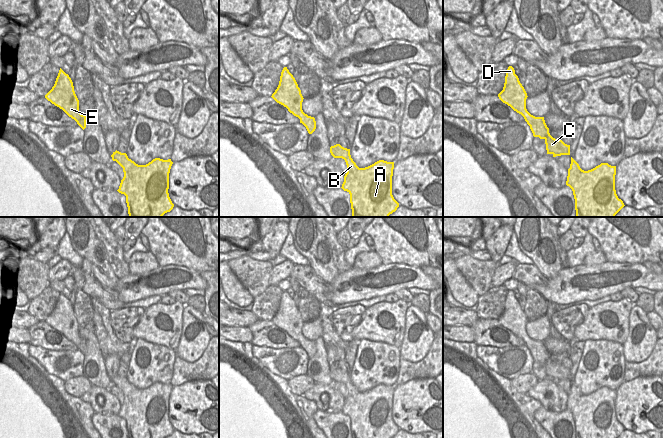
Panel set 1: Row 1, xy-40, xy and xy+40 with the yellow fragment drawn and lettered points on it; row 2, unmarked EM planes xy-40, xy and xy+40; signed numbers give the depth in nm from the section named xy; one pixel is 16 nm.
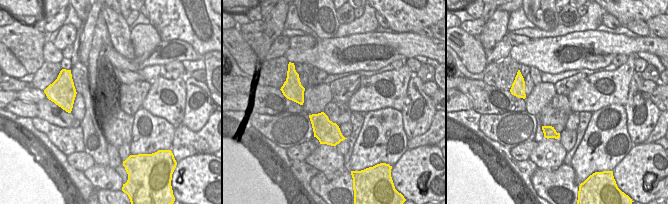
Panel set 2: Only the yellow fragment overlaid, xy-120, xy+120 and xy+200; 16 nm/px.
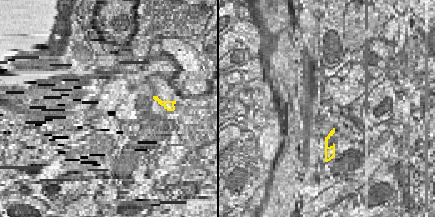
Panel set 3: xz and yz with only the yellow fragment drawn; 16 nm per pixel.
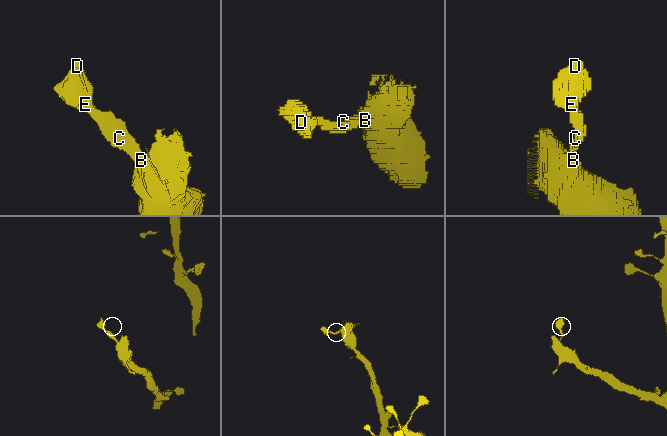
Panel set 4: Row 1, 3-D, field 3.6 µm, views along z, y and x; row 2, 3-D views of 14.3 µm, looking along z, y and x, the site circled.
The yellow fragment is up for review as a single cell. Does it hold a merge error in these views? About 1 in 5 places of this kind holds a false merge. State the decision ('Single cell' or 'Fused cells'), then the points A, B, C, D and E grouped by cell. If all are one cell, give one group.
Single cell. Groups: A B C D E

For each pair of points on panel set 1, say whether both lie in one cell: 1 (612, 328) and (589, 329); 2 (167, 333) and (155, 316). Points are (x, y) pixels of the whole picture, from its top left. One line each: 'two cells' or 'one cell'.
1: one cell
2: one cell

